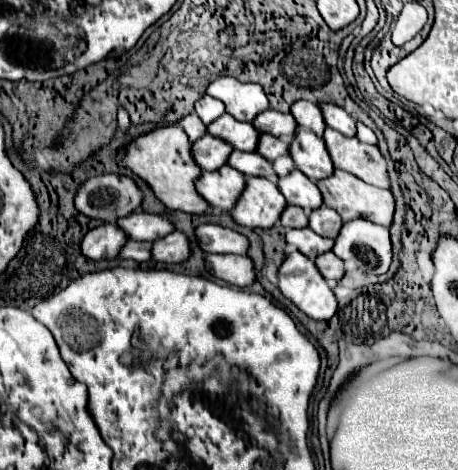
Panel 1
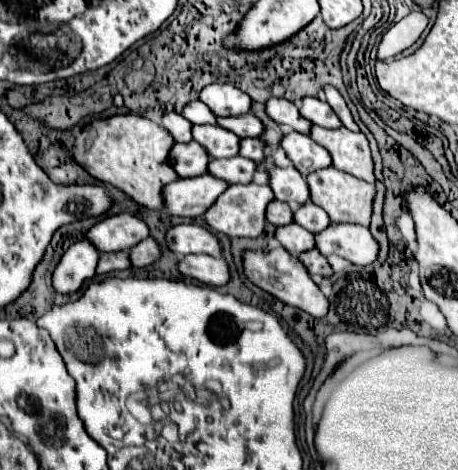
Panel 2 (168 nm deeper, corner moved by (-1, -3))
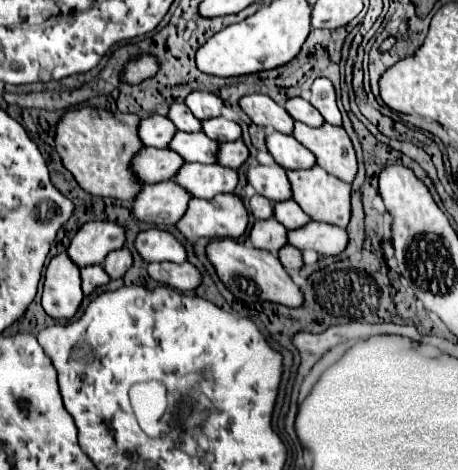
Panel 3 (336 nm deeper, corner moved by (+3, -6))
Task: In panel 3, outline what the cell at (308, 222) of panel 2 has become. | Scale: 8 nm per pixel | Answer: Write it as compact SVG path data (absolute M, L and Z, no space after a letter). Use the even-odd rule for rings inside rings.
M280 201L274 205L274 217L276 221L280 221L286 229L296 229L296 227L304 227L310 219L308 215L302 211L302 207L296 201Z

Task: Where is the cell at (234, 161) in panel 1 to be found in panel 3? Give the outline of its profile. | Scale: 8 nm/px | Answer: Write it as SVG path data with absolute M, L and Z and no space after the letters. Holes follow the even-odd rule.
M184 163L184 167L174 177L184 189L194 197L210 199L218 193L232 193L238 185L238 171L230 167L202 165L202 163Z

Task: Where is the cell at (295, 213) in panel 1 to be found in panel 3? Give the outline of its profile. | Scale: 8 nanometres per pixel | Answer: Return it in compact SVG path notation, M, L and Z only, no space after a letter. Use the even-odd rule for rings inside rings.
M254 195L254 197L250 197L248 205L250 205L252 215L254 215L256 219L270 219L270 217L274 217L274 211L272 211L272 201L264 199L262 195Z

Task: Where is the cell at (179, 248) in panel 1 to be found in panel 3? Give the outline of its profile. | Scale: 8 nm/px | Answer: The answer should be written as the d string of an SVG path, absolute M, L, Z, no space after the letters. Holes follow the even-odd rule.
M124 247L124 249L118 249L118 251L112 251L108 253L106 261L104 261L104 269L106 273L112 277L112 279L118 279L118 277L124 277L124 273L132 267L134 263L134 257L132 253Z

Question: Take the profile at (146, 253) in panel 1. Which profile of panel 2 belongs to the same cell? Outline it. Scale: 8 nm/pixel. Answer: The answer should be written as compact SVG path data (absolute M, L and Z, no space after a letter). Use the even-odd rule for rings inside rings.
M108 252L100 254L96 274L108 274L112 270L126 270L126 268L130 268L128 252Z

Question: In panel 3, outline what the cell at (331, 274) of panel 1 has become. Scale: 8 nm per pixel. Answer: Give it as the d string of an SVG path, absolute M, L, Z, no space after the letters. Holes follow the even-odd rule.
M288 245L288 247L280 249L280 251L278 251L278 257L280 257L282 265L284 265L290 273L292 273L292 271L300 271L300 269L304 267L302 251L300 251L300 249L296 249L296 247L292 247L292 245Z

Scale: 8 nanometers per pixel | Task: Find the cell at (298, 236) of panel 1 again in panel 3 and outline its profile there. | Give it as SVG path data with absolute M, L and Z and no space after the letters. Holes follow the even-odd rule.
M276 219L256 221L250 231L250 243L258 249L276 253L288 245L288 229L280 225Z

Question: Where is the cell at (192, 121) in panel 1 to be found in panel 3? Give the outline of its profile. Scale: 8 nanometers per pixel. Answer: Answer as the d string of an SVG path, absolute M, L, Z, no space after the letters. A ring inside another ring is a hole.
M152 115L140 121L140 139L146 147L168 147L176 131L176 125L162 115Z

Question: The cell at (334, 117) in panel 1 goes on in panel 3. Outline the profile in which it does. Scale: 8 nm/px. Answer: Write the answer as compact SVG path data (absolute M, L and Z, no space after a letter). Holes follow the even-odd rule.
M294 97L294 99L288 99L286 101L286 111L296 119L296 121L302 121L310 127L320 127L324 123L322 115L312 107L312 103L308 103L306 99L302 97Z

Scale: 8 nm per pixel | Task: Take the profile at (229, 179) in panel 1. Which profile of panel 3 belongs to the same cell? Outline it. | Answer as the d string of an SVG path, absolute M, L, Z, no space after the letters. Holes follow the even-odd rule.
M176 181L146 185L134 199L134 215L156 227L172 227L186 213L190 199L190 191L180 187Z

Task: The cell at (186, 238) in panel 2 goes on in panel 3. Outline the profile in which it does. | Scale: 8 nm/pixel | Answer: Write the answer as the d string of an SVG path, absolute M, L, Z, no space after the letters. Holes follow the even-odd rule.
M148 229L138 233L136 237L136 249L142 255L142 259L150 261L172 261L172 263L184 263L188 261L186 247L164 229Z

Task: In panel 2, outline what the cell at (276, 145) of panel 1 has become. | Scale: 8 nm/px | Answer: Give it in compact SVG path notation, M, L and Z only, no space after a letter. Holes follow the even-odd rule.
M244 138L240 146L242 146L242 152L238 152L238 154L242 154L244 158L254 160L256 164L264 160L264 148L266 148L266 144L260 138Z

